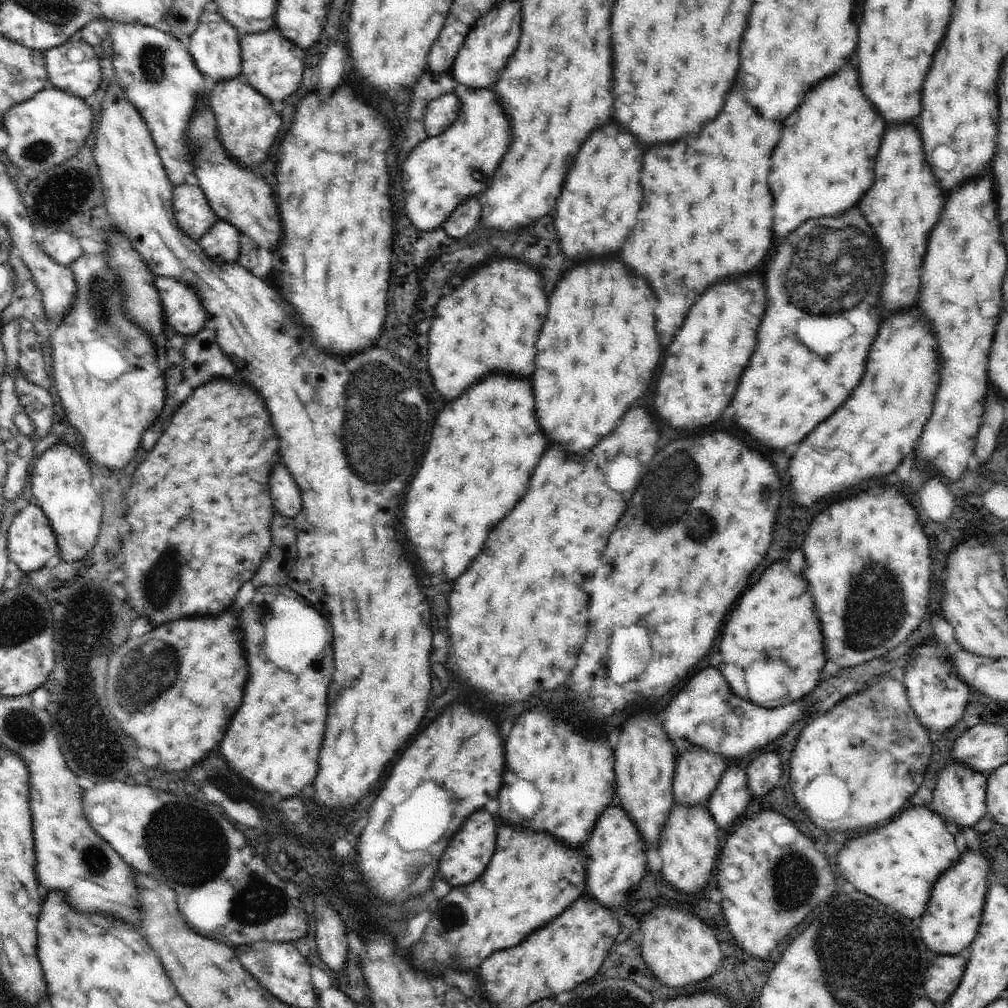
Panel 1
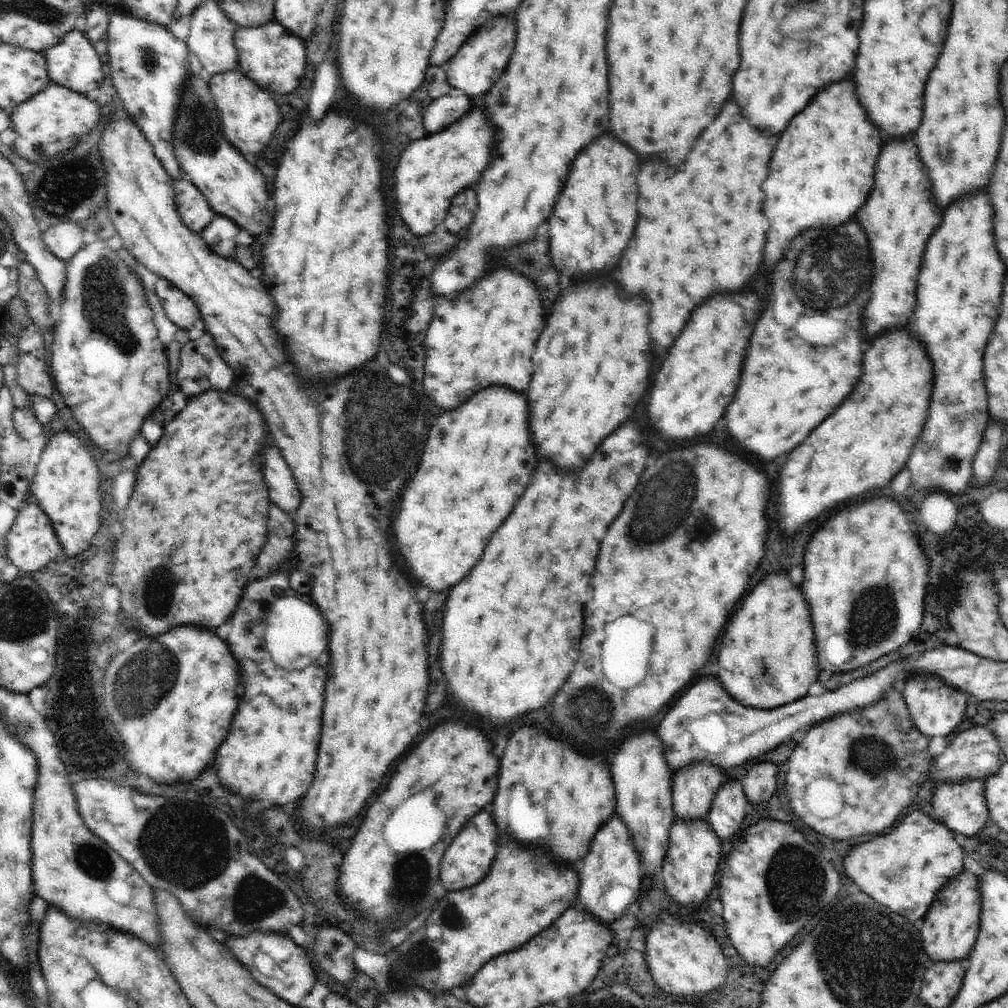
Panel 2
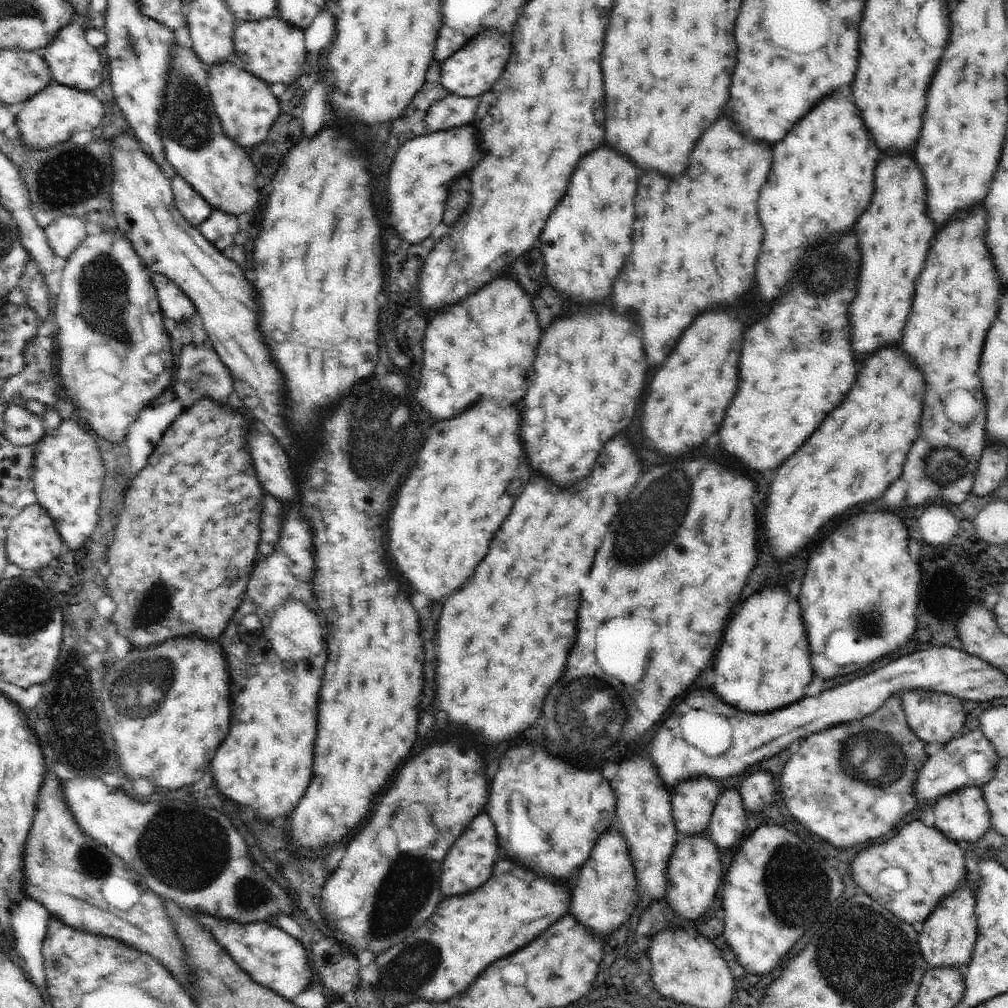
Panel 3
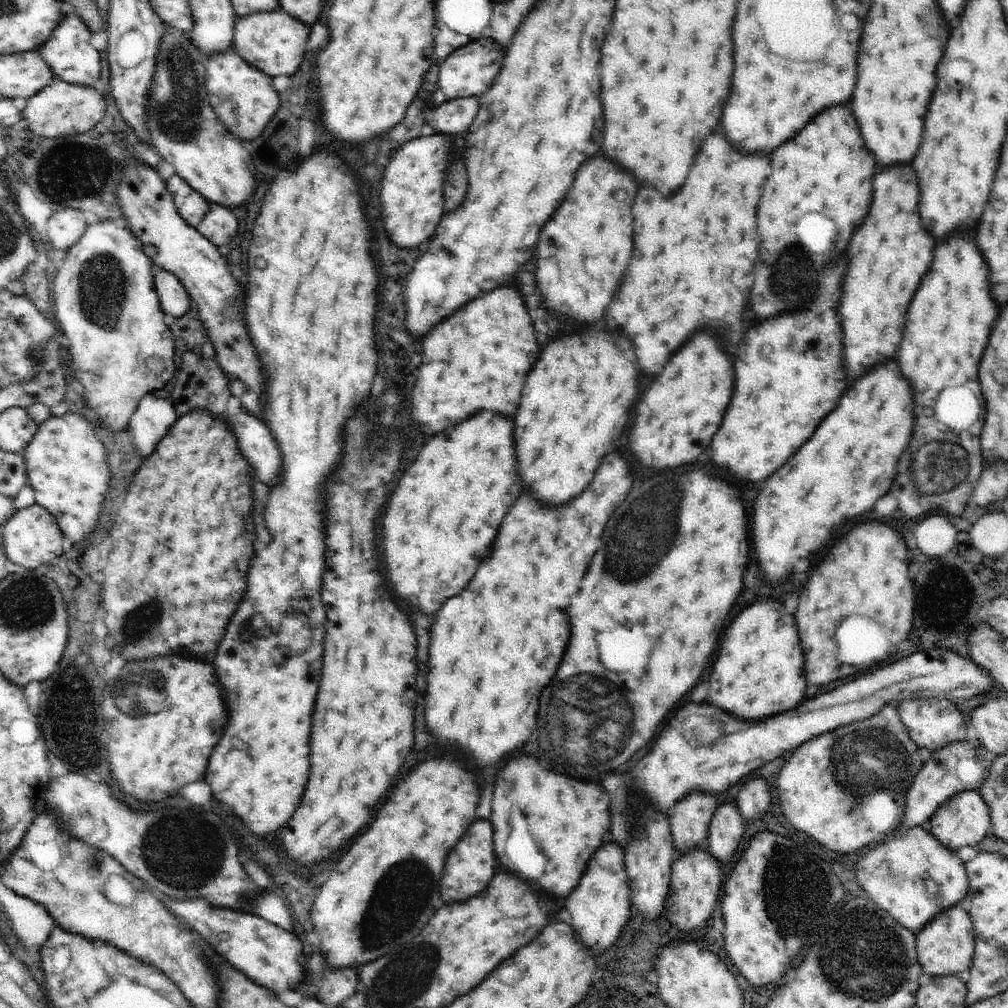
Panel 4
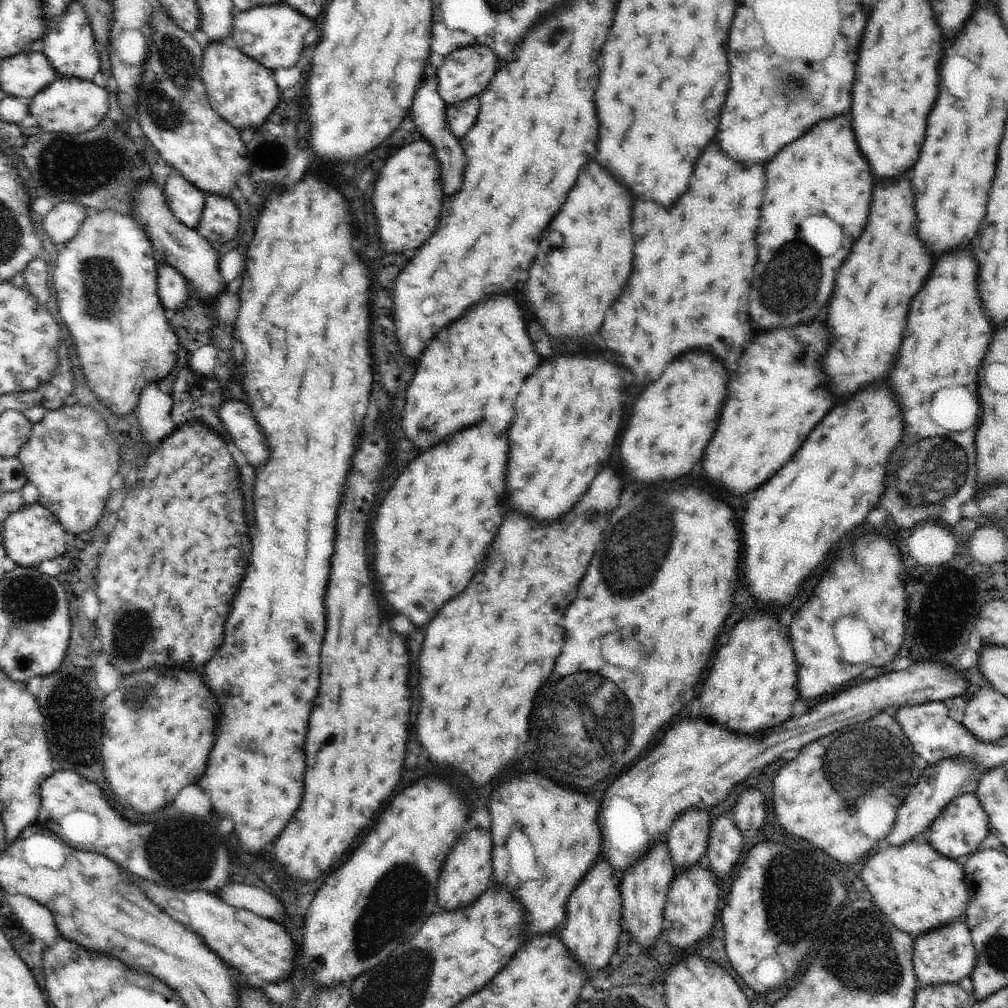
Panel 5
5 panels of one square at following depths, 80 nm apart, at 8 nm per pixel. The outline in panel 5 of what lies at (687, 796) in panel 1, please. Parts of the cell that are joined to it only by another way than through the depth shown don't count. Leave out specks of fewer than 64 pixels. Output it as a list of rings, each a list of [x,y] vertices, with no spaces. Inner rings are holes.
[[[688,808],[674,820],[668,832],[668,846],[676,875],[704,861],[710,832],[710,812]]]

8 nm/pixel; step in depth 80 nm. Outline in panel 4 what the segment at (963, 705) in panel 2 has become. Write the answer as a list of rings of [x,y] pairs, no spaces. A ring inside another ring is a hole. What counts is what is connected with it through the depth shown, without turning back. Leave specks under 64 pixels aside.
[[[949,699],[903,700],[898,704],[901,721],[907,728],[910,738],[920,747],[928,748],[932,753],[950,743],[966,739],[967,724],[956,701]]]

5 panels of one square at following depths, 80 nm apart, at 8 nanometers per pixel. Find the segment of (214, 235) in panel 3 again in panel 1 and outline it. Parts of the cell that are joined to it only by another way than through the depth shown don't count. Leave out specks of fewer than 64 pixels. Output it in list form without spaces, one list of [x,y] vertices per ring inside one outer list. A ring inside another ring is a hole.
[[[218,220],[198,241],[198,246],[218,265],[237,263],[241,253],[240,235],[235,226]]]

